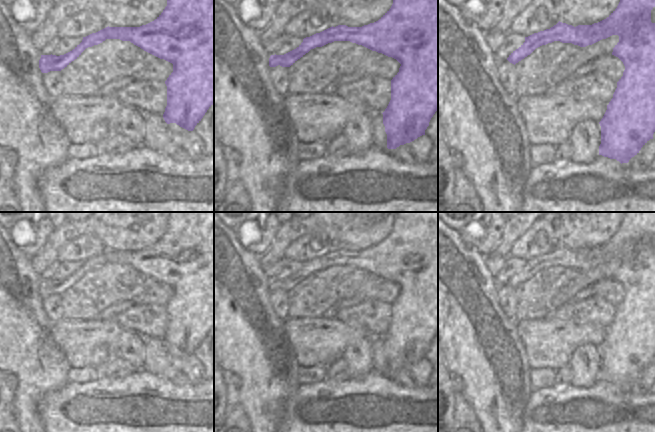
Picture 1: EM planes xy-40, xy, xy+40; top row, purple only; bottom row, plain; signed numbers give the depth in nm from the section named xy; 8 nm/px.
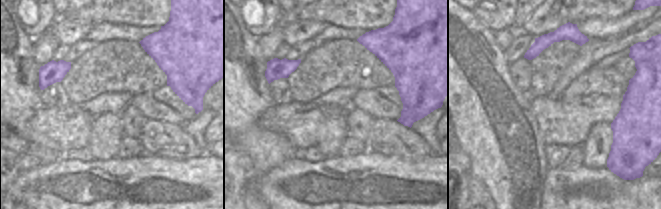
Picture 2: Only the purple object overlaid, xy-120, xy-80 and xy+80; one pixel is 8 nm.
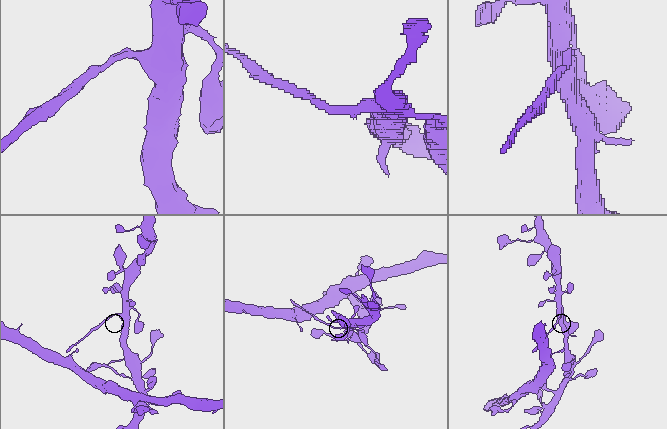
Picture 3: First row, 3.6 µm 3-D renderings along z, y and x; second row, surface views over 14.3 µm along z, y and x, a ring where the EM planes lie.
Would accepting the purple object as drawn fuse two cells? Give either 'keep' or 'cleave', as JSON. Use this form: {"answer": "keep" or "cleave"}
{"answer": "cleave"}

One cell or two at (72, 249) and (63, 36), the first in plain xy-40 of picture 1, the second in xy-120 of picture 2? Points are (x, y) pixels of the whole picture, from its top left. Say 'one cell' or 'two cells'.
one cell

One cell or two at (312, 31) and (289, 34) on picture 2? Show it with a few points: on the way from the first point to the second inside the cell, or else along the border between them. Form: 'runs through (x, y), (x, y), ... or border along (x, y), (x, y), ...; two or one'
runs through (306, 32), (295, 33); one

